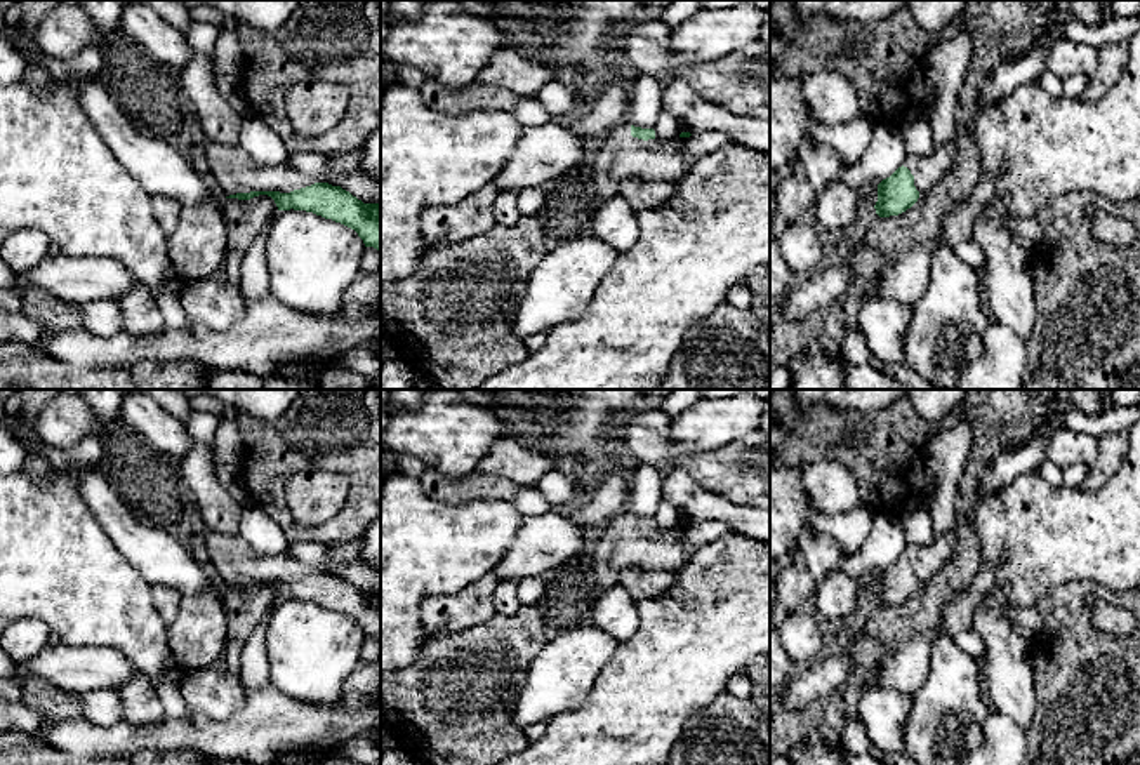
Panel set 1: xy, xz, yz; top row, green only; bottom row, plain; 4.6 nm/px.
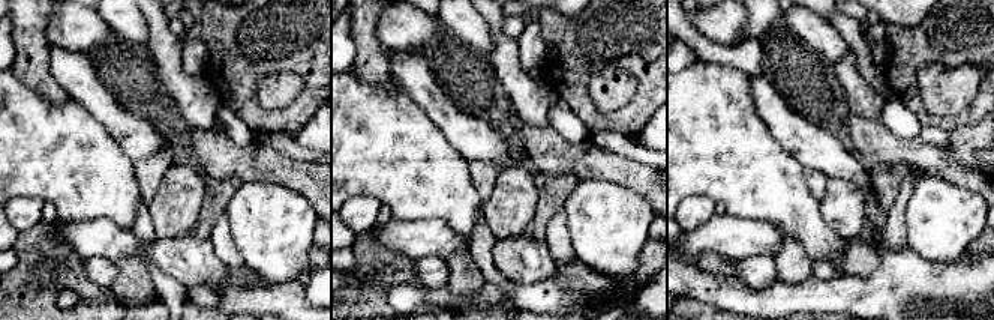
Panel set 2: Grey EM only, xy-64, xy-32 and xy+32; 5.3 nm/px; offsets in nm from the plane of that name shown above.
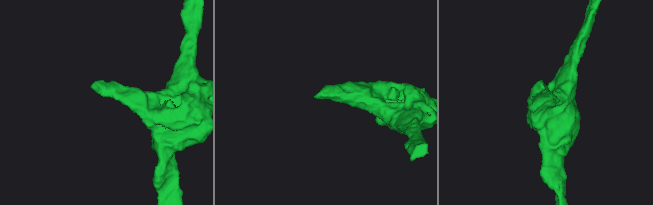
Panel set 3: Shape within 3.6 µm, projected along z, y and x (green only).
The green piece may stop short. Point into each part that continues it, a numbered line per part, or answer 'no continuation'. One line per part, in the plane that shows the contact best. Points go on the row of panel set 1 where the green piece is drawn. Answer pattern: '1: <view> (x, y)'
1: xy (231, 169)

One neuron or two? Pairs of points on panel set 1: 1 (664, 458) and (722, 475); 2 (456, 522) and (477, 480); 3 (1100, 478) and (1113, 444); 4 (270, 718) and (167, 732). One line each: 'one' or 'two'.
1: one
2: two
3: one
4: one

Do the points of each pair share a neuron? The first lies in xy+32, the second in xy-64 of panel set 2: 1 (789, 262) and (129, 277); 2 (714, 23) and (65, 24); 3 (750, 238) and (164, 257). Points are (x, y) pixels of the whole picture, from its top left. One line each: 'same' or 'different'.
1: same
2: same
3: same

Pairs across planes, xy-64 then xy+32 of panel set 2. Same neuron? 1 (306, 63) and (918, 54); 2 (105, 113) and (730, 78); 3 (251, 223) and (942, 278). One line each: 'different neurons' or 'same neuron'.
1: same neuron
2: different neurons
3: different neurons

